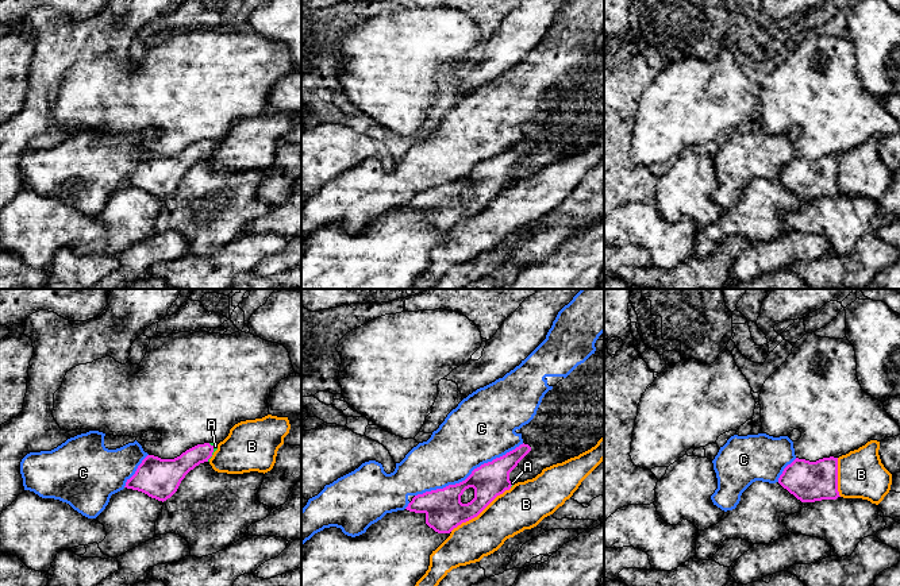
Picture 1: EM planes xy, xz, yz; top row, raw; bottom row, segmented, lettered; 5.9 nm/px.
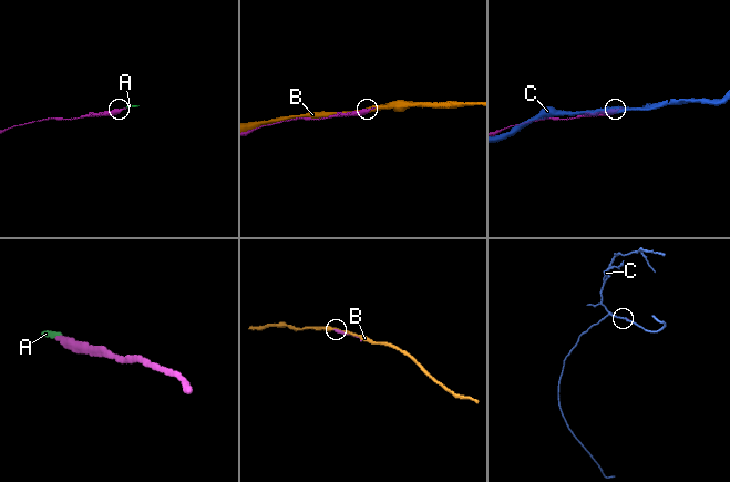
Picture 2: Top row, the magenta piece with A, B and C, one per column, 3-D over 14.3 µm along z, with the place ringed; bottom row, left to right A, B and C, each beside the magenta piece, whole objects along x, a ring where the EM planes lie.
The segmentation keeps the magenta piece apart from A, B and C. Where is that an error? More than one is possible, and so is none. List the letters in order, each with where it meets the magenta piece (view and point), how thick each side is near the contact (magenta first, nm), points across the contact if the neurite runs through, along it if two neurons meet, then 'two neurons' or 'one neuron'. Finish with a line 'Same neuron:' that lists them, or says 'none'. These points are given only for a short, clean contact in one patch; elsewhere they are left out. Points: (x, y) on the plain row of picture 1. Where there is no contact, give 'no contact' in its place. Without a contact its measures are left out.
A: contact xy (212, 149); calibres 130 and 30 nm; way xy (176, 166), (197, 151), (212, 149), (215, 143); one neuron
B: contact xz (480, 209); calibres 220 and 260 nm; two neurons
C: contact xz (470, 172); calibres 220 and 380 nm; two neurons
Same neuron: A

